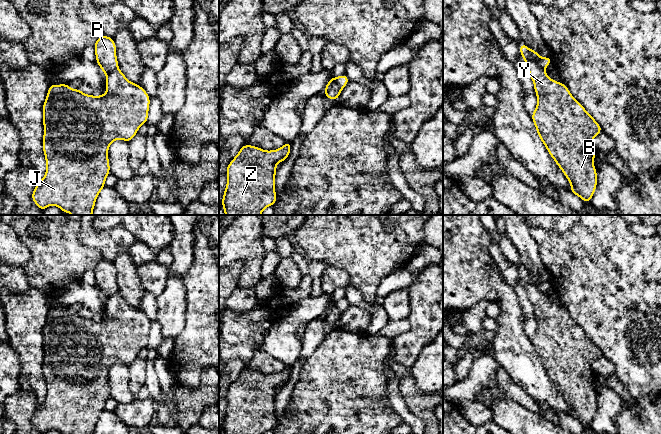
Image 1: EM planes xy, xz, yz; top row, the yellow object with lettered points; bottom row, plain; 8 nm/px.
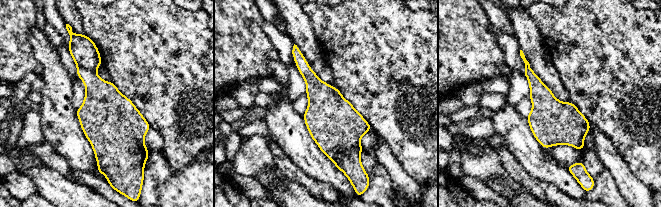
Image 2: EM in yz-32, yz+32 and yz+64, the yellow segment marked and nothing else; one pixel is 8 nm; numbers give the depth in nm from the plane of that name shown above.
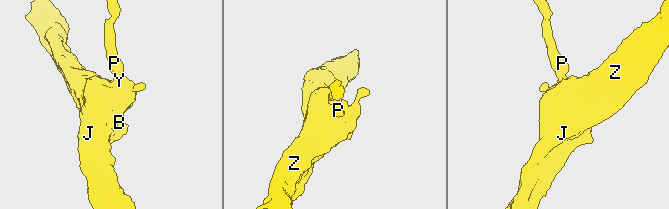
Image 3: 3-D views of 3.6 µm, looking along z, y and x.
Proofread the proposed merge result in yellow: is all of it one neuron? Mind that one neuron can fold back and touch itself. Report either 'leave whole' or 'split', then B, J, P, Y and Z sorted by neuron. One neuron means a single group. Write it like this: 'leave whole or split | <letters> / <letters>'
split | B J Y Z / P

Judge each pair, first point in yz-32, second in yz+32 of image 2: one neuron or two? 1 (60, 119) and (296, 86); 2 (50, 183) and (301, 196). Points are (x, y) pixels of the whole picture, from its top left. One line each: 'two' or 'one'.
1: two
2: one

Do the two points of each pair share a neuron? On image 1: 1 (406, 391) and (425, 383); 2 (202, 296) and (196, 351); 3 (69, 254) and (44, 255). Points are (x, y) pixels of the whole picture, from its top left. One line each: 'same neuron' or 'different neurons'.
1: different neurons
2: same neuron
3: same neuron

